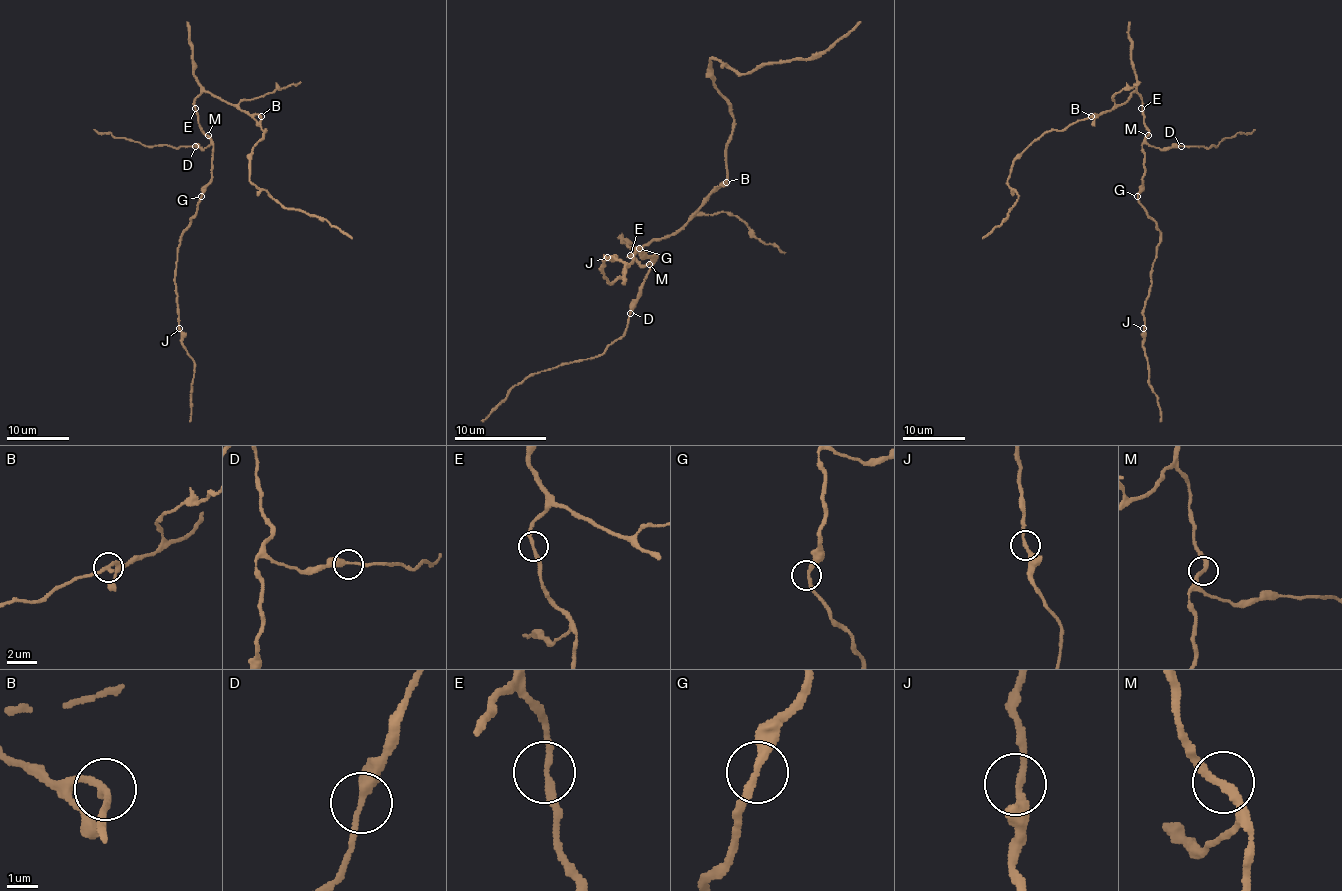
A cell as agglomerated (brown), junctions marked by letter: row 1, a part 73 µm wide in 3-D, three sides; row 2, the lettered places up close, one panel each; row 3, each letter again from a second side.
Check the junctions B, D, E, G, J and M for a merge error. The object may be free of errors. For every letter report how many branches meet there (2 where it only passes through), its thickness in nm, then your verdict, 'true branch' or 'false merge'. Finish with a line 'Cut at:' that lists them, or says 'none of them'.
B: branches 2; calibre 240 nm; true branch
D: branches 2; calibre 320 nm; true branch
E: branches 2; calibre 240 nm; true branch
G: branches 2; calibre 260 nm; true branch
J: branches 2; calibre 240 nm; true branch
M: branches 2; calibre 240 nm; true branch
Cut at: none of them

